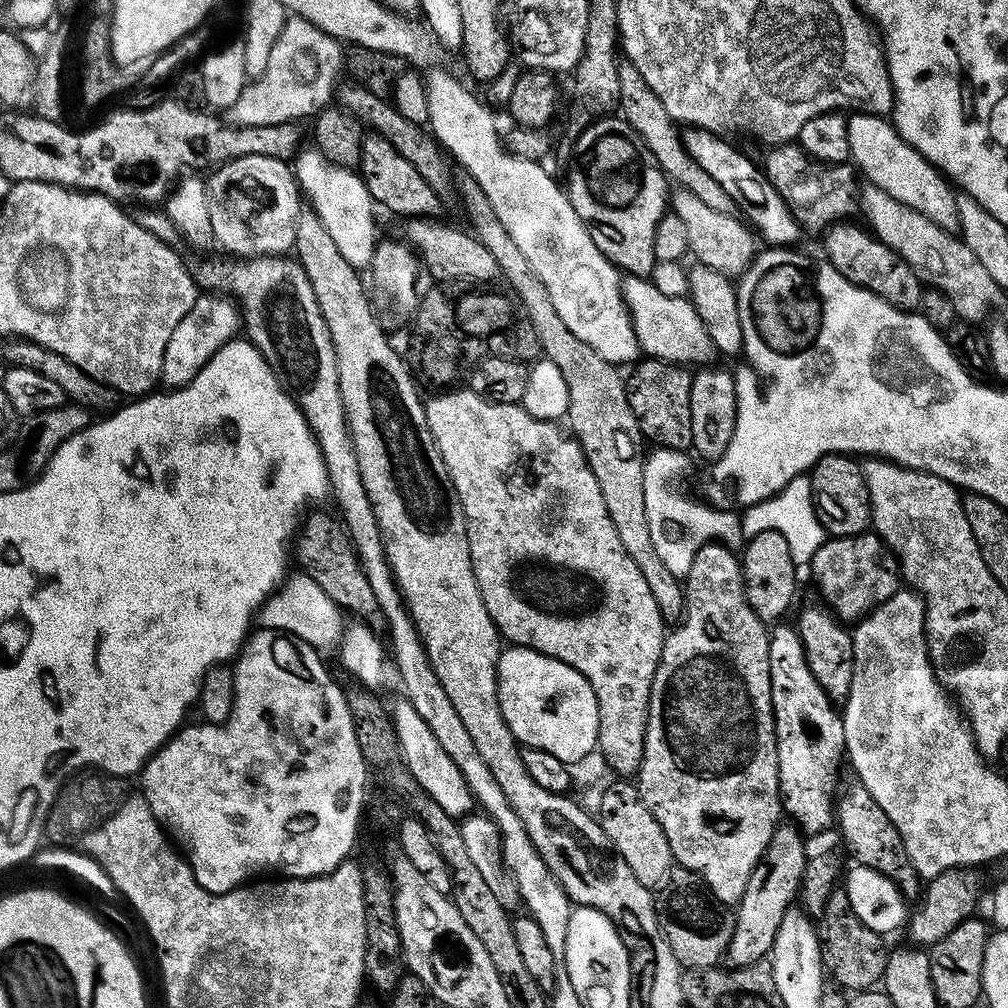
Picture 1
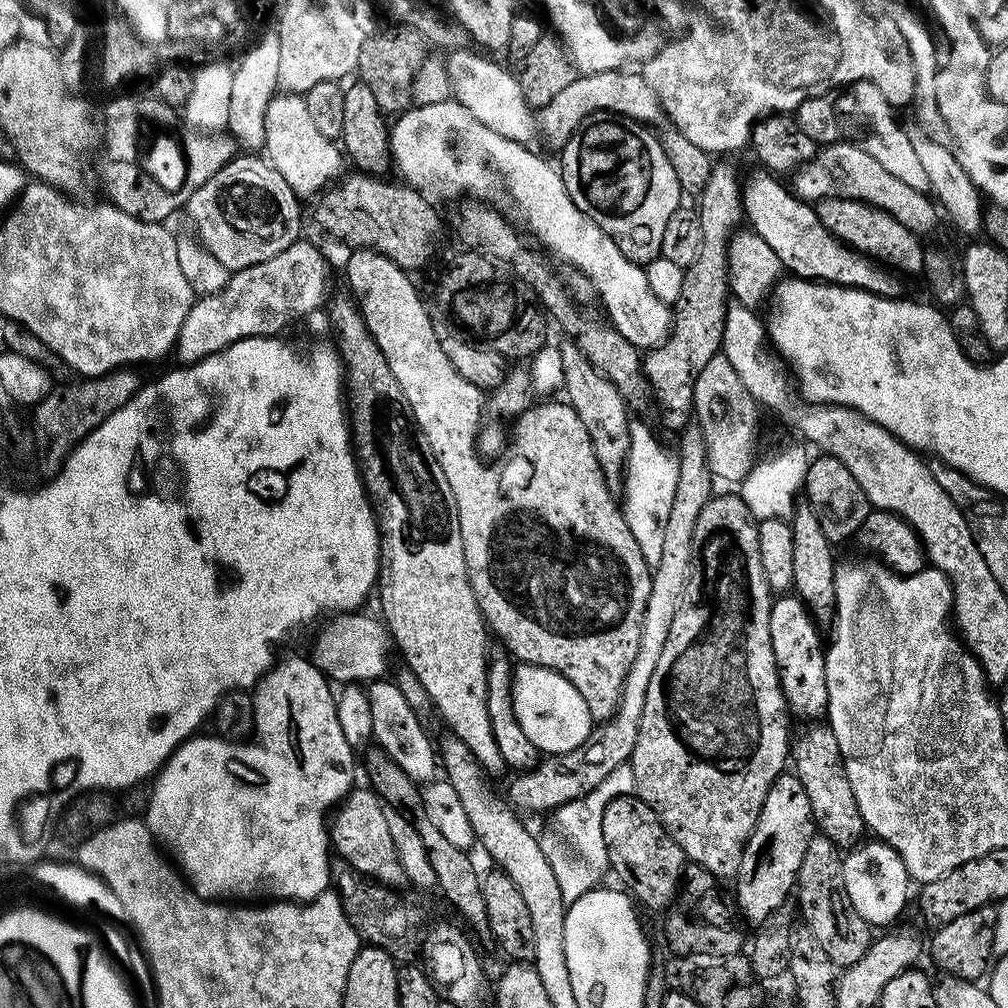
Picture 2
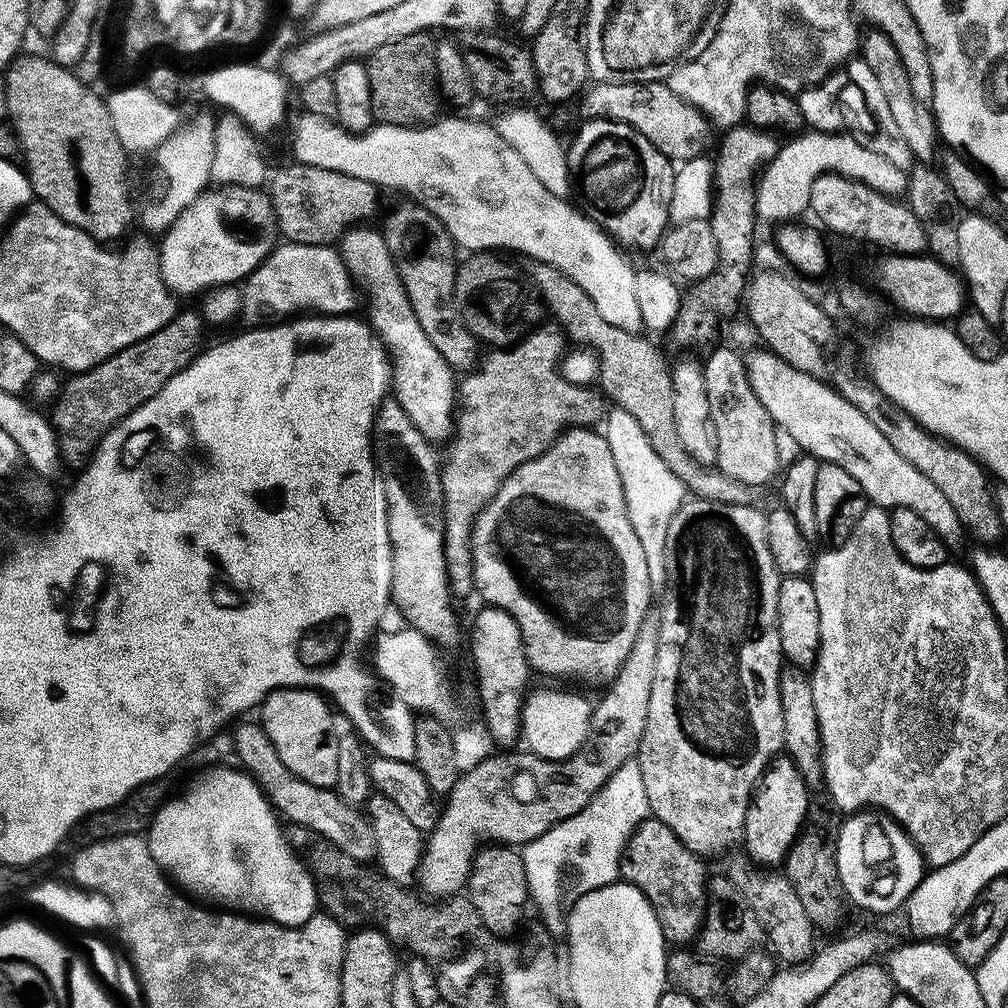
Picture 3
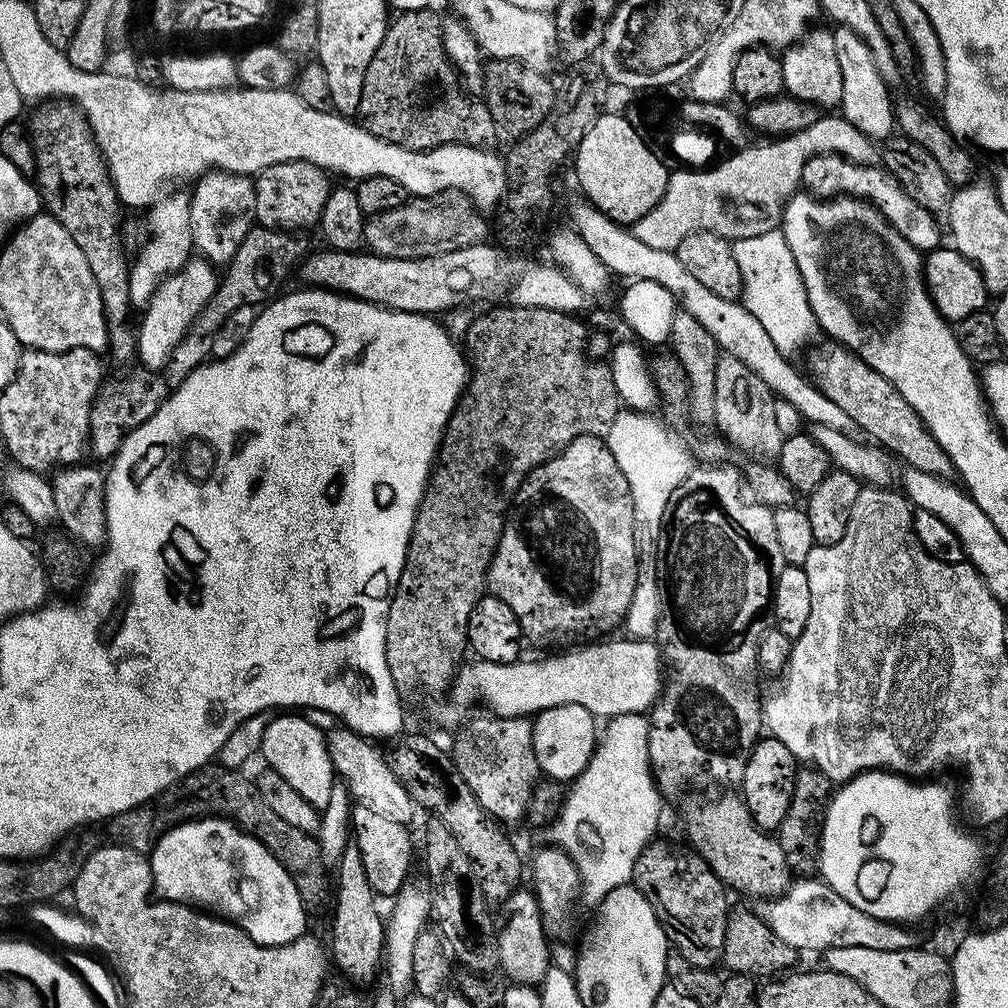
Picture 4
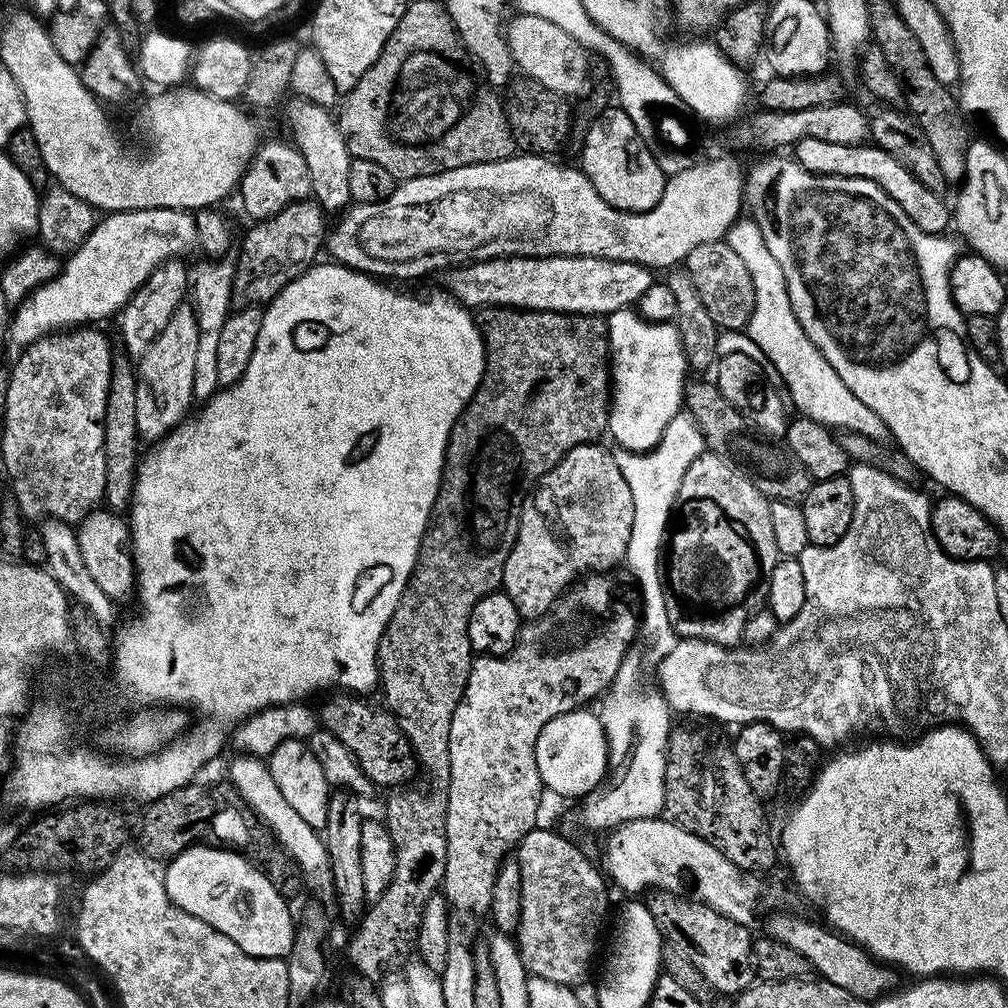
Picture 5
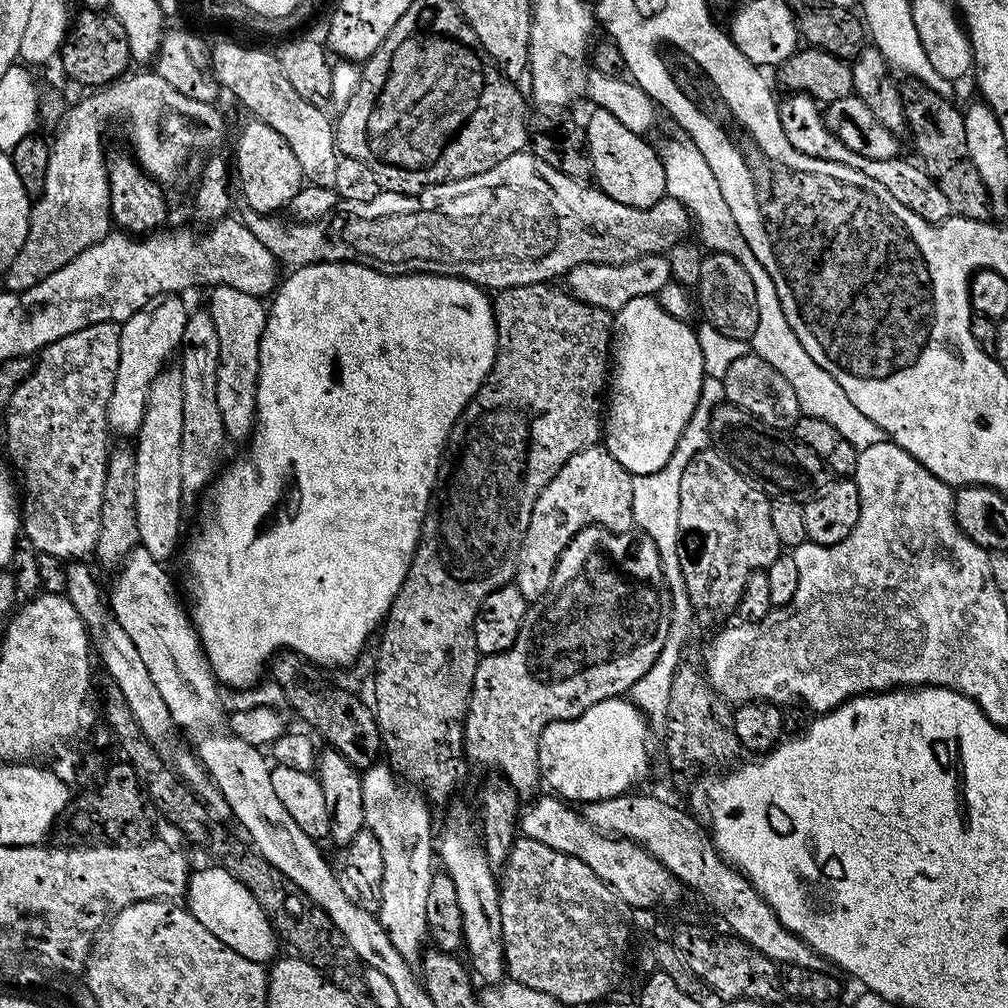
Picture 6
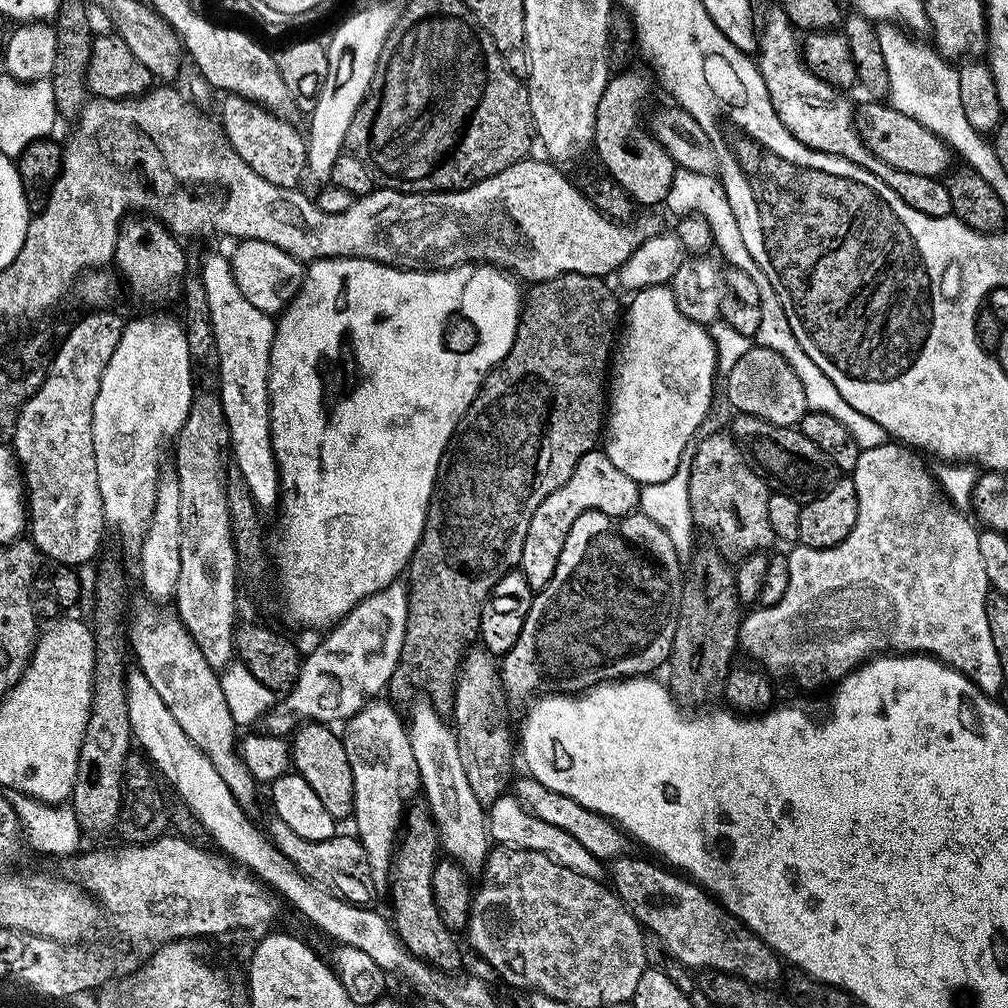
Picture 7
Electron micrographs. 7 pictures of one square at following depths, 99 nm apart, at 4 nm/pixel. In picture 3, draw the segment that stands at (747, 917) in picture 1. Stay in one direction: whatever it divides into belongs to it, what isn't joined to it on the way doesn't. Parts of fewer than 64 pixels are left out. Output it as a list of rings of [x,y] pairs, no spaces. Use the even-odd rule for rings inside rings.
[[[782,754],[771,762],[760,777],[743,824],[742,846],[746,848],[751,863],[774,868],[785,861],[789,849],[803,831],[807,810],[812,803],[808,793],[810,788],[791,758]]]

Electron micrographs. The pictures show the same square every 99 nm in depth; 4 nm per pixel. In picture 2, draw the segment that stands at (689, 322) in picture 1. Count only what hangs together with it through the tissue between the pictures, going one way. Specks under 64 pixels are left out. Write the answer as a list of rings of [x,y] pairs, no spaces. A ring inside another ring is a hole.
[[[453,98],[446,102],[438,102],[438,106],[412,106],[399,113],[397,124],[390,128],[390,160],[398,171],[404,175],[403,183],[409,188],[415,188],[431,202],[439,202],[455,192],[469,192],[469,197],[480,202],[491,201],[490,198],[499,190],[499,180],[508,187],[508,196],[516,203],[522,219],[528,223],[528,228],[549,248],[557,252],[568,264],[573,264],[575,271],[586,277],[595,288],[598,300],[604,303],[608,311],[607,319],[612,327],[638,349],[657,348],[668,339],[672,331],[673,309],[665,304],[650,290],[648,273],[643,267],[626,258],[622,250],[594,223],[585,212],[580,212],[578,206],[566,194],[564,180],[559,171],[553,169],[532,148],[511,141],[510,138],[496,134],[474,118],[470,110],[459,104]]]

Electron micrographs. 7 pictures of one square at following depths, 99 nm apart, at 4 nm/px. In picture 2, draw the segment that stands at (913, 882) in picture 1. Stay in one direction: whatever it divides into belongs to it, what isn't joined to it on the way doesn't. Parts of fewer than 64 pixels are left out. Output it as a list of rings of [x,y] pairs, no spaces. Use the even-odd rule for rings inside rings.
[[[820,722],[809,725],[797,740],[795,737],[790,752],[792,764],[796,766],[794,773],[802,782],[810,800],[815,827],[819,833],[842,850],[857,847],[865,837],[866,827],[858,810],[858,802],[854,798],[850,780],[846,775],[844,759],[832,728]]]

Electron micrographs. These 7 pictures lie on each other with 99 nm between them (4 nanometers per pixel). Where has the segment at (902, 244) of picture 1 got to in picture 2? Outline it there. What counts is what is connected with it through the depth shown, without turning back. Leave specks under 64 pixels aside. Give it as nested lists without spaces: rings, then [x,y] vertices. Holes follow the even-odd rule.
[[[846,143],[823,145],[813,160],[801,163],[791,177],[793,178],[792,184],[790,183],[791,191],[800,199],[809,202],[825,200],[828,196],[861,200],[882,210],[890,218],[896,218],[902,226],[906,226],[906,230],[917,234],[935,230],[938,208],[928,192],[919,192],[914,186],[906,186],[906,182],[894,178],[894,174],[889,174],[874,159],[874,154],[866,154],[866,150],[859,143]]]

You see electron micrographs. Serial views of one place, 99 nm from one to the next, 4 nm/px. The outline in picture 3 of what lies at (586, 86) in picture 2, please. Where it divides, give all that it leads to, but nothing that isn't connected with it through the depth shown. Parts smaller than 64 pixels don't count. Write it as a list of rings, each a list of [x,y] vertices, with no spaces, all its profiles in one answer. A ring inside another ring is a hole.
[[[596,82],[579,97],[581,117],[590,120],[617,120],[629,124],[642,134],[668,160],[693,160],[705,151],[714,133],[712,121],[707,120],[690,102],[678,98],[667,82]]]

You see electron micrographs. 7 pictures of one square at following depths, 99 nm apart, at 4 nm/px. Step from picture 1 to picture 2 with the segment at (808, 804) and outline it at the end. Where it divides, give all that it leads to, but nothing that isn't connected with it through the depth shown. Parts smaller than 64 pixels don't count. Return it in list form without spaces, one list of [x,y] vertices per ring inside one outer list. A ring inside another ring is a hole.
[[[780,594],[772,601],[770,610],[770,642],[774,646],[774,662],[776,669],[780,672],[780,685],[784,691],[784,699],[793,717],[805,716],[806,721],[816,722],[828,711],[828,683],[826,682],[826,662],[824,653],[826,651],[825,641],[820,641],[821,629],[808,611],[808,605],[800,601],[795,594]]]

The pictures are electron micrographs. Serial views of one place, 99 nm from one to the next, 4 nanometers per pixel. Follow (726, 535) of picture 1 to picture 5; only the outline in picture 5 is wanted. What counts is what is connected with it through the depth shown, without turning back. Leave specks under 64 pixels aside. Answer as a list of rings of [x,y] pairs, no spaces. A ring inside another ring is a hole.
[[[681,410],[666,426],[660,440],[652,449],[646,452],[630,452],[617,447],[614,452],[618,470],[622,470],[626,486],[630,486],[630,498],[634,498],[634,526],[630,530],[626,565],[628,564],[637,586],[640,587],[644,612],[642,608],[642,631],[639,633],[638,643],[629,649],[629,657],[640,660],[644,668],[655,669],[678,640],[668,617],[669,595],[662,583],[662,545],[674,515],[678,486],[682,486],[682,478],[686,478],[686,470],[690,470],[690,462],[694,462],[694,458],[705,451],[704,435],[700,433],[695,418]]]

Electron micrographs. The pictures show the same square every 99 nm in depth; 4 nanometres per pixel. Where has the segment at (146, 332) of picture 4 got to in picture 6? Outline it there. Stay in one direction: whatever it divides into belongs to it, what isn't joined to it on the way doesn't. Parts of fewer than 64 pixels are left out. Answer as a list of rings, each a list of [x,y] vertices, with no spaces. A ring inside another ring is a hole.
[[[176,366],[165,367],[164,371],[158,374],[158,378],[154,378],[140,429],[134,437],[135,509],[140,535],[139,547],[150,550],[152,557],[161,562],[167,561],[167,556],[175,550],[176,542],[180,538],[180,515],[184,512],[186,499],[182,486],[182,380],[180,369]]]

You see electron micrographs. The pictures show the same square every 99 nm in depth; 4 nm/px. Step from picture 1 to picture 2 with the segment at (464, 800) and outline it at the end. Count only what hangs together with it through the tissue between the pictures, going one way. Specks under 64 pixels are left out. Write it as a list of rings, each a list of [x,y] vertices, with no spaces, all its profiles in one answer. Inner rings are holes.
[[[372,682],[367,685],[370,713],[373,718],[373,737],[375,743],[384,749],[387,756],[406,774],[411,780],[417,782],[431,782],[438,776],[438,752],[434,747],[434,740],[424,733],[425,725],[415,716],[410,705],[403,697],[400,684],[384,684],[386,682]]]

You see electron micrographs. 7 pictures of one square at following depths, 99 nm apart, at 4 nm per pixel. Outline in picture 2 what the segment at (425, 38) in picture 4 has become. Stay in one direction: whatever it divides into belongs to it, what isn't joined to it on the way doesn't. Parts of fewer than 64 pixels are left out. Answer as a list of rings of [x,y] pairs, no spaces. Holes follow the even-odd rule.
[[[404,26],[401,32],[388,32],[381,40],[369,38],[365,40],[360,51],[360,67],[358,69],[359,79],[370,86],[378,106],[385,114],[399,114],[413,103],[412,87],[414,86],[418,70],[426,59],[424,47],[426,41],[423,36],[411,28]]]

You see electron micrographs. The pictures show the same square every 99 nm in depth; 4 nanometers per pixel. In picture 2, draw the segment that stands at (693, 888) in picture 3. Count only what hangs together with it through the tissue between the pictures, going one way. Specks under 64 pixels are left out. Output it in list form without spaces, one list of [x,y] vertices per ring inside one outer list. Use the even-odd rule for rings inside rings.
[[[635,794],[619,796],[614,802],[610,802],[610,806],[606,806],[602,816],[602,838],[606,842],[608,868],[625,884],[621,885],[627,889],[633,901],[640,906],[645,904],[652,912],[663,913],[671,908],[676,893],[680,891],[680,882],[684,878],[686,857],[678,842],[674,842],[674,838],[670,838],[670,834],[664,829],[664,823],[660,821],[655,810]]]

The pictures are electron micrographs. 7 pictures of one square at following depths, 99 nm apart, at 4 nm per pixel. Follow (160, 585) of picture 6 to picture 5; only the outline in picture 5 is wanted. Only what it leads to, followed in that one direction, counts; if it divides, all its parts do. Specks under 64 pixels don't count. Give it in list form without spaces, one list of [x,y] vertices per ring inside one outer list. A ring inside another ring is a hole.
[[[100,506],[88,513],[76,528],[78,550],[86,561],[86,571],[98,582],[98,587],[113,602],[121,602],[133,595],[136,587],[136,561],[132,550],[130,524],[123,515]]]

